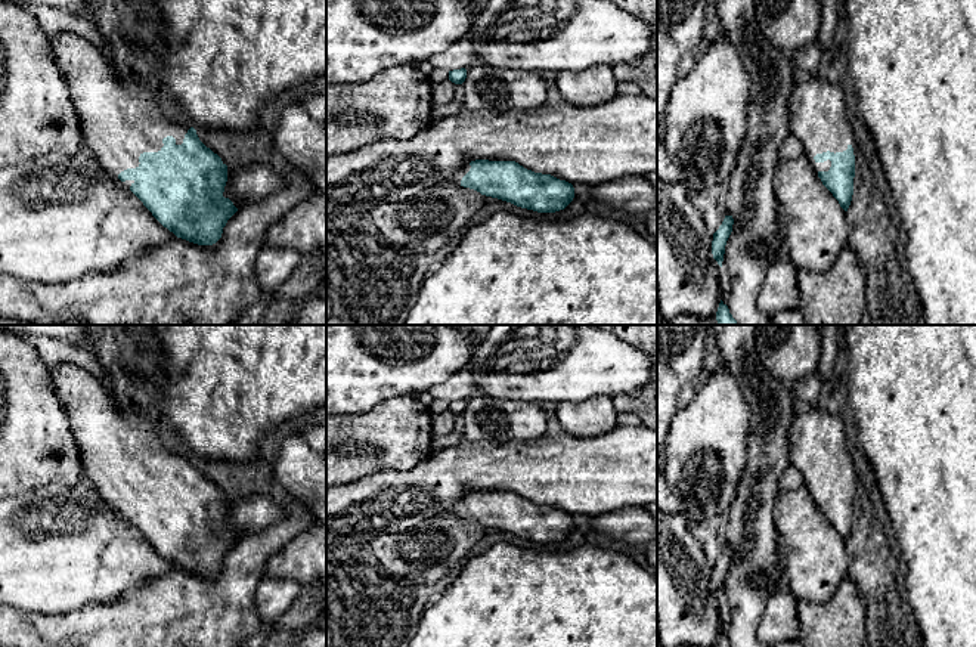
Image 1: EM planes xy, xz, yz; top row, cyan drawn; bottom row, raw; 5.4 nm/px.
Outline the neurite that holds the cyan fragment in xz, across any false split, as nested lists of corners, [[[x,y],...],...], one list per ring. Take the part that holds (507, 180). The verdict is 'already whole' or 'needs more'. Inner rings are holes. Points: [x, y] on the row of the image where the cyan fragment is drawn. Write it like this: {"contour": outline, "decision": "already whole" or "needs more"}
{"contour": [[[475,160],[464,164],[453,182],[537,213],[564,210],[574,198],[571,183],[535,173],[515,161]]], "decision": "needs more"}

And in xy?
{"contour": [[[59,32],[50,38],[52,58],[65,81],[87,149],[100,165],[118,177],[152,216],[177,238],[198,245],[213,245],[223,233],[227,220],[238,211],[229,198],[223,196],[227,182],[227,165],[207,148],[190,126],[165,118],[154,93],[133,81],[124,80],[111,66],[103,52],[77,32]]], "decision": "needs more"}

